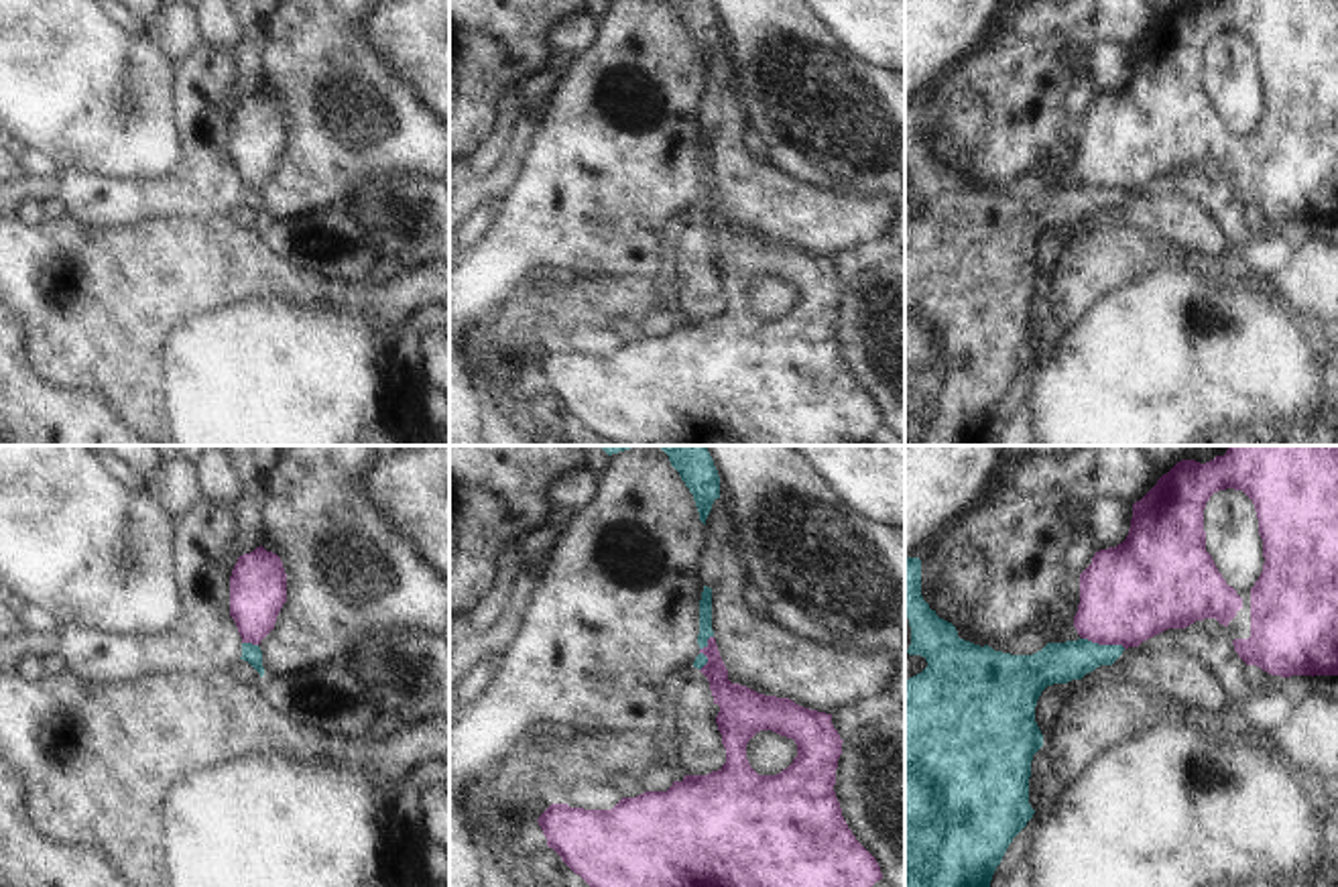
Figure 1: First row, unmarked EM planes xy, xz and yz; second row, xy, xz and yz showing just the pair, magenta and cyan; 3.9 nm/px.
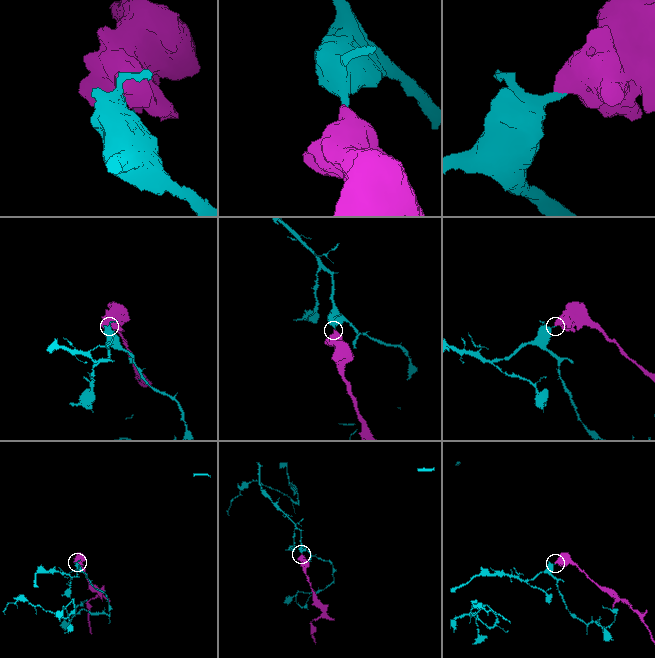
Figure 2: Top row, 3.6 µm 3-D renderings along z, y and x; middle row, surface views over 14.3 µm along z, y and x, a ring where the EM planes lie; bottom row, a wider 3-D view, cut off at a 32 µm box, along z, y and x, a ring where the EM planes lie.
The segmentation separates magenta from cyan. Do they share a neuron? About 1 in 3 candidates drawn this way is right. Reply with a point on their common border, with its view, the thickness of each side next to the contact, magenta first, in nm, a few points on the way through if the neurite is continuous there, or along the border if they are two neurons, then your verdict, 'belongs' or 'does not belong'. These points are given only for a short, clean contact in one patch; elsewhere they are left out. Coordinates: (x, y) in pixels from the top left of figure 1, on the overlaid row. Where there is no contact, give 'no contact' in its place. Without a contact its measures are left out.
meets magenta in yz at (1105, 643); 380 nm thick on the magenta side, 160 nm on the other; border along yz (1082, 637), (1095, 643), (1121, 643), (1125, 647); does not belong

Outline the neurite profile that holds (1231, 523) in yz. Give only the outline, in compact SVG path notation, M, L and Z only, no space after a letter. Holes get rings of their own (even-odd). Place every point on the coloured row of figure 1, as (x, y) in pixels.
M1234 488L1218 490L1204 509L1206 551L1234 590L1251 590L1263 572L1263 539L1253 500Z

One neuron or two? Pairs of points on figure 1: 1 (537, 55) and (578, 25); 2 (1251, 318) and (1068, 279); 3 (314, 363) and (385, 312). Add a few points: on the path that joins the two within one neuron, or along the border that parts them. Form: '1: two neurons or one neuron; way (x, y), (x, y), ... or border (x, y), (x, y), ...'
1: two neurons; border (562, 21), (550, 31), (545, 39), (548, 49)
2: two neurons; border (1158, 269), (1113, 289), (1080, 322)
3: two neurons; border (352, 312), (365, 314), (391, 342)

